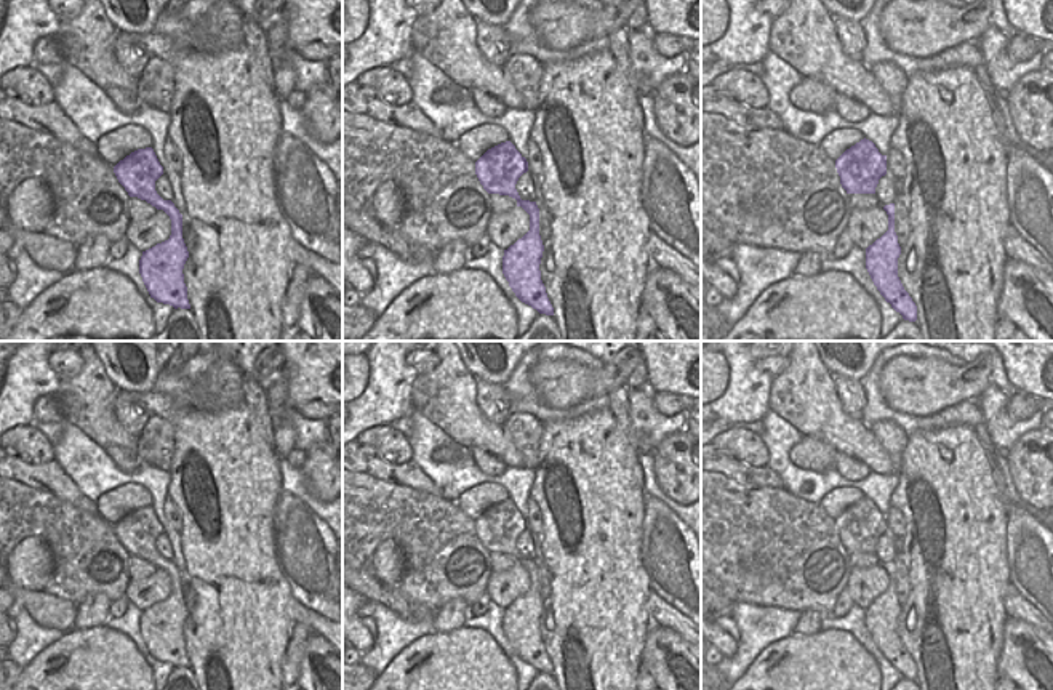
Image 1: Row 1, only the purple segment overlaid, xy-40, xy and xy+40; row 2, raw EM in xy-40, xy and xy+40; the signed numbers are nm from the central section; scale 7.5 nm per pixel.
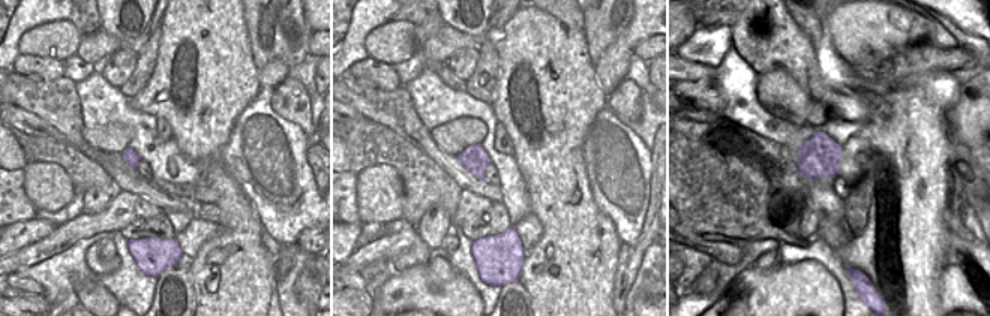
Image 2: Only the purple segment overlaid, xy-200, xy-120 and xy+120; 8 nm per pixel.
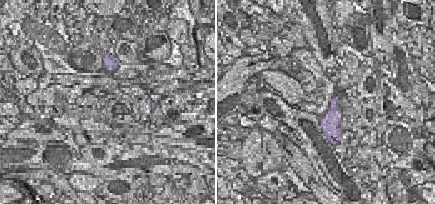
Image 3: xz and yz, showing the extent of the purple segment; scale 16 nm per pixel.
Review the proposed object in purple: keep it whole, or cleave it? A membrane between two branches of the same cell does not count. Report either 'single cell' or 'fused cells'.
single cell

